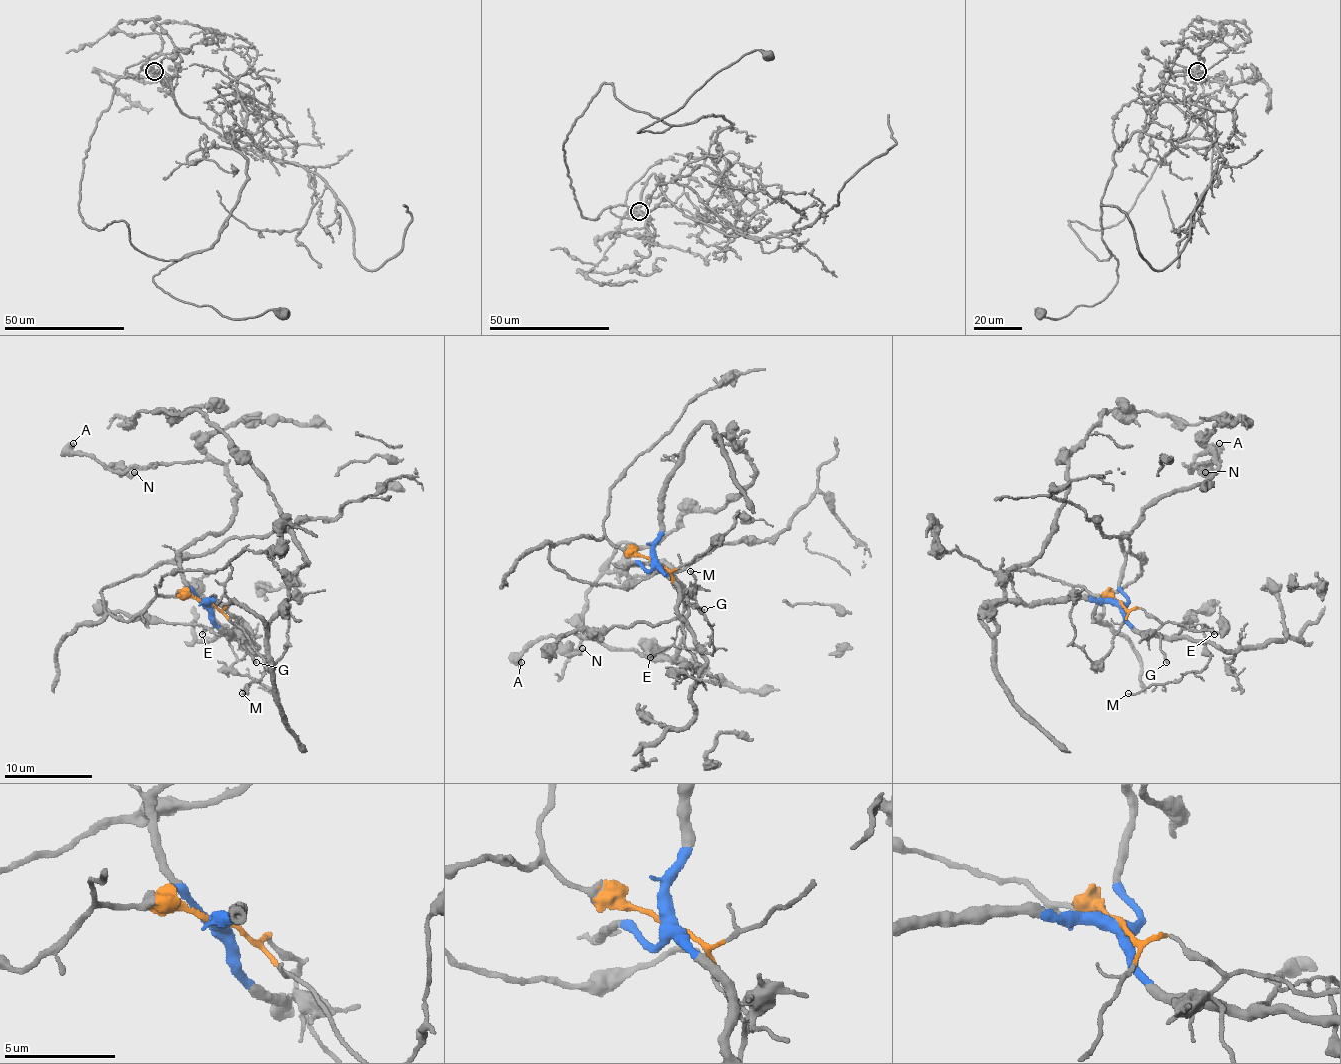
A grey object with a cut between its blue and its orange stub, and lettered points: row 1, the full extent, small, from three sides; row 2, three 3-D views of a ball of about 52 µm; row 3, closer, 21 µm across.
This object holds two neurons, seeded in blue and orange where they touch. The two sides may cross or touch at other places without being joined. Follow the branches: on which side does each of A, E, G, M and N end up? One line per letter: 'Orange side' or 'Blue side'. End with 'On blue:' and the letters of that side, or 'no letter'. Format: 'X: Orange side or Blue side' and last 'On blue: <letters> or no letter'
A: Blue side
E: Blue side
G: Orange side
M: Blue side
N: Blue side
On blue: A, E, M, N

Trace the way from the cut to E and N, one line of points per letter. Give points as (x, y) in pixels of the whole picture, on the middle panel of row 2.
E: (654, 561), (678, 590), (678, 616), (693, 638), (691, 647), (662, 647), (649, 656)
N: (654, 561), (627, 568), (665, 568), (682, 588), (676, 656), (559, 638), (583, 647)

